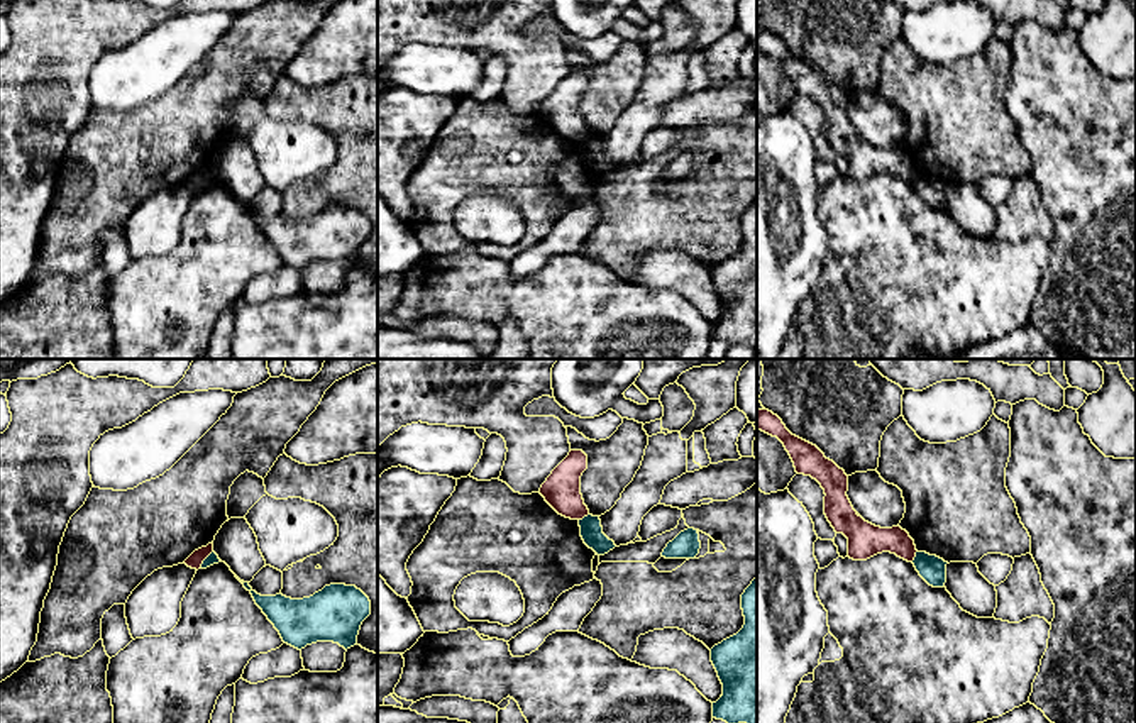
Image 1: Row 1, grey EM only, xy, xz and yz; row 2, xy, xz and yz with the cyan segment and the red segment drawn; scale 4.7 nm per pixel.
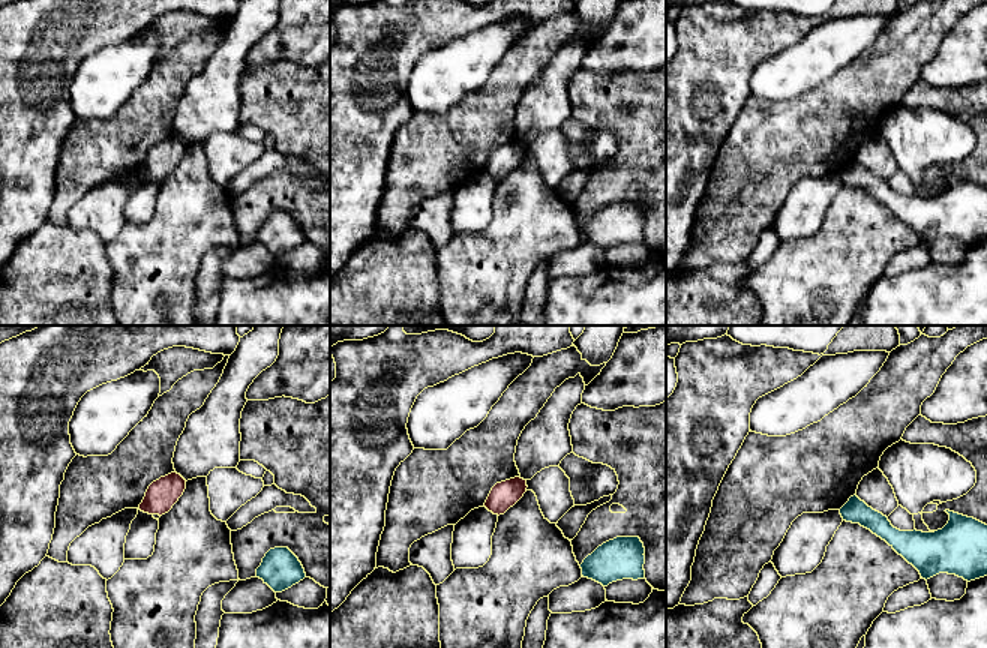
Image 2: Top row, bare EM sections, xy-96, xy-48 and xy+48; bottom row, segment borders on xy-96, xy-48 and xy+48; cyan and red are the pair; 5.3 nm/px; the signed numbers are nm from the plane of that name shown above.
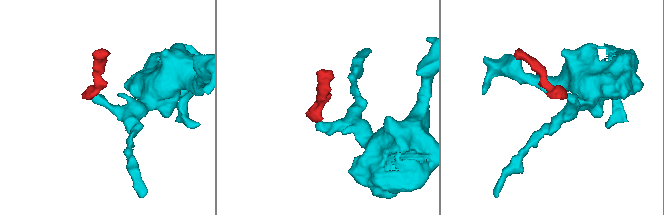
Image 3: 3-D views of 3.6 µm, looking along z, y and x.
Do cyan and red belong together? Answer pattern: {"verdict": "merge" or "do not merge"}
{"verdict": "do not merge"}

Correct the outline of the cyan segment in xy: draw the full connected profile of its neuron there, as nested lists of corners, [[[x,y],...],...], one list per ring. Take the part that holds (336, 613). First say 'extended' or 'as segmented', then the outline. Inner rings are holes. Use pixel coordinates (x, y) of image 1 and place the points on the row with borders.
as segmented; [[[240,582],[279,632],[283,642],[298,650],[317,642],[334,642],[347,650],[357,643],[361,625],[371,615],[369,598],[356,586],[330,584],[310,598],[291,599],[281,593],[276,596],[261,596],[249,582]]]

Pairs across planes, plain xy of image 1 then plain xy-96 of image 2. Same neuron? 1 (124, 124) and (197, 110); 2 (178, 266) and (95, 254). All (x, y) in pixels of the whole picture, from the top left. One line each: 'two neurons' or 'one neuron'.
1: two neurons
2: two neurons

